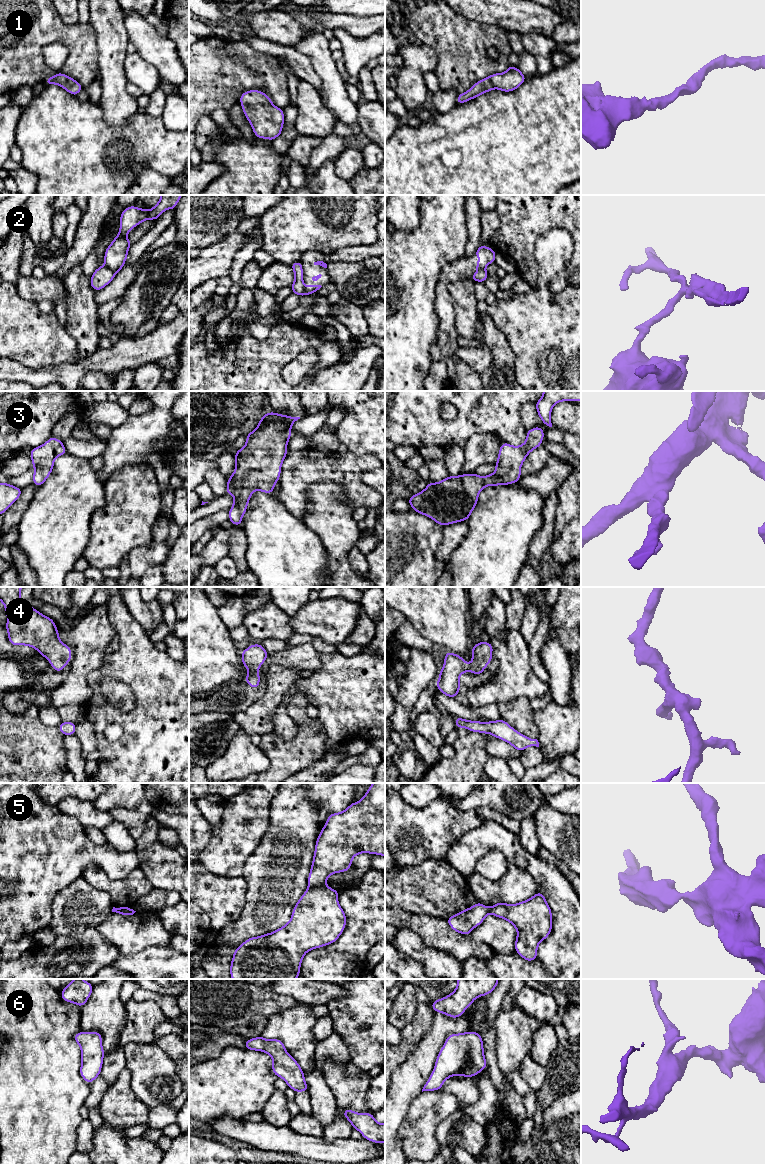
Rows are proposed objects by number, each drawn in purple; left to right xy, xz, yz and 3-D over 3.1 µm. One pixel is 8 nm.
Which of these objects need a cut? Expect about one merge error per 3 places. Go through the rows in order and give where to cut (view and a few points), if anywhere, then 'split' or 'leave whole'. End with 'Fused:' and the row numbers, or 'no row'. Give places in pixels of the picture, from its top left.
1: cut none; leave whole
2: cut xy (104, 265), (115, 273); split
3: cut none; leave whole
4: cut none; leave whole
5: cut xz (325, 884), (308, 887); split
6: cut none; leave whole
Fused: 2, 5

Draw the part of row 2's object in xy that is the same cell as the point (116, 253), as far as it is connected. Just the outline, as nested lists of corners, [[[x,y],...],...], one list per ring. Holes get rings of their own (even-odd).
[[[161,195],[159,202],[149,210],[144,210],[136,206],[125,208],[120,215],[118,235],[105,250],[105,266],[115,273],[119,272],[126,262],[128,249],[132,244],[128,240],[127,234],[143,221],[153,219],[155,222],[165,210],[175,210],[181,196],[182,195]]]

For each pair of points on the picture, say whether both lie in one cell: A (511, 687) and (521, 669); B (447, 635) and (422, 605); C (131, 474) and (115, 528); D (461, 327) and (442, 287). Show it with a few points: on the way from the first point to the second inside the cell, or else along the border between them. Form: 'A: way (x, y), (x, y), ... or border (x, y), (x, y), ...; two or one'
A: way (511, 683), (517, 673); one
B: way (445, 628), (429, 612); one
C: way (131, 487), (131, 509), (128, 515); one
D: border (449, 292), (455, 313), (455, 331), (458, 336); two

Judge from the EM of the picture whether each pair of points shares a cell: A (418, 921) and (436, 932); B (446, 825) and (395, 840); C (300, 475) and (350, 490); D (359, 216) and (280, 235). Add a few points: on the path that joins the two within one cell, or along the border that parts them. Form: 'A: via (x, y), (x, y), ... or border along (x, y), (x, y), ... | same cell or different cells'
A: via (422, 924), (432, 930) | same cell
B: via (433, 830), (429, 833), (408, 835) | same cell
C: via (313, 474), (335, 474), (338, 477) | same cell
D: via (340, 233), (300, 233) | same cell

